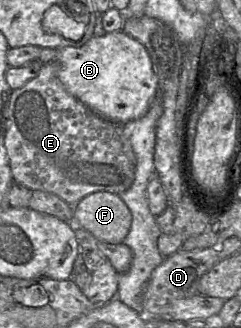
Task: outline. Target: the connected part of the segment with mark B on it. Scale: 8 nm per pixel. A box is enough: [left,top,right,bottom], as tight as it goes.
[57,30,158,124]

